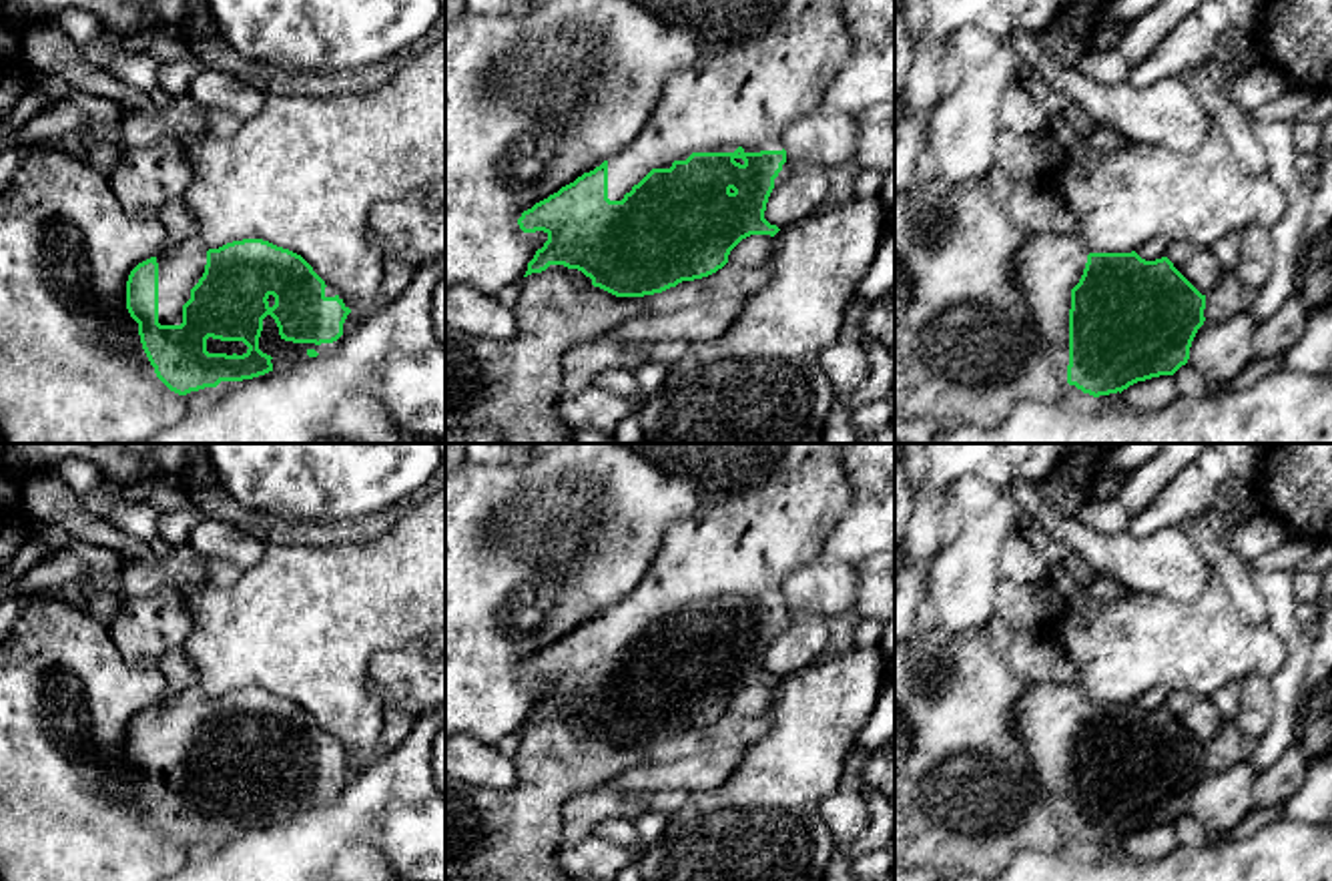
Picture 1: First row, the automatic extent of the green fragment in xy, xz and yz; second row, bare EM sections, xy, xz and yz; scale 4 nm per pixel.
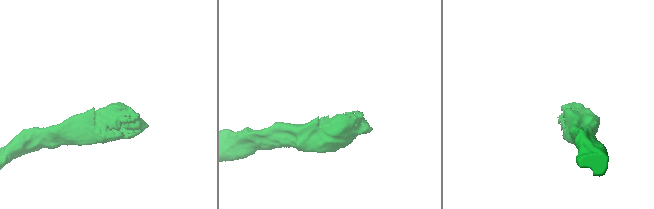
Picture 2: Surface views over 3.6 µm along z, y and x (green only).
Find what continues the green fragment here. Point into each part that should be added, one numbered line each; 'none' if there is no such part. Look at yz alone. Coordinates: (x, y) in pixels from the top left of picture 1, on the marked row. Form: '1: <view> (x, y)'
1: yz (1048, 265)

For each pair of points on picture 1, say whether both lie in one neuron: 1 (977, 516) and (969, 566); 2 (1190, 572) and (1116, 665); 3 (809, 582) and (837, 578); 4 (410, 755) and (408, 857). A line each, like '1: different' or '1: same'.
1: same
2: different
3: same
4: different

